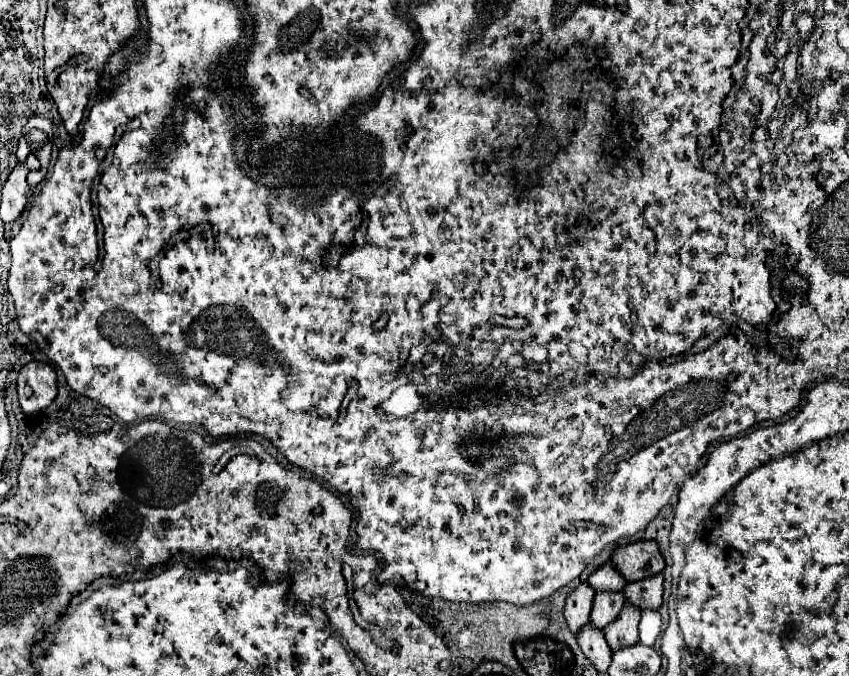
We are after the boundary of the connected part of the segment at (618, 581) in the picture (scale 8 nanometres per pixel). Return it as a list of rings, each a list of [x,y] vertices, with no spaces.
[[[604,563],[598,571],[590,575],[588,585],[594,587],[594,591],[622,591],[626,579],[622,579],[622,575],[610,563]]]

